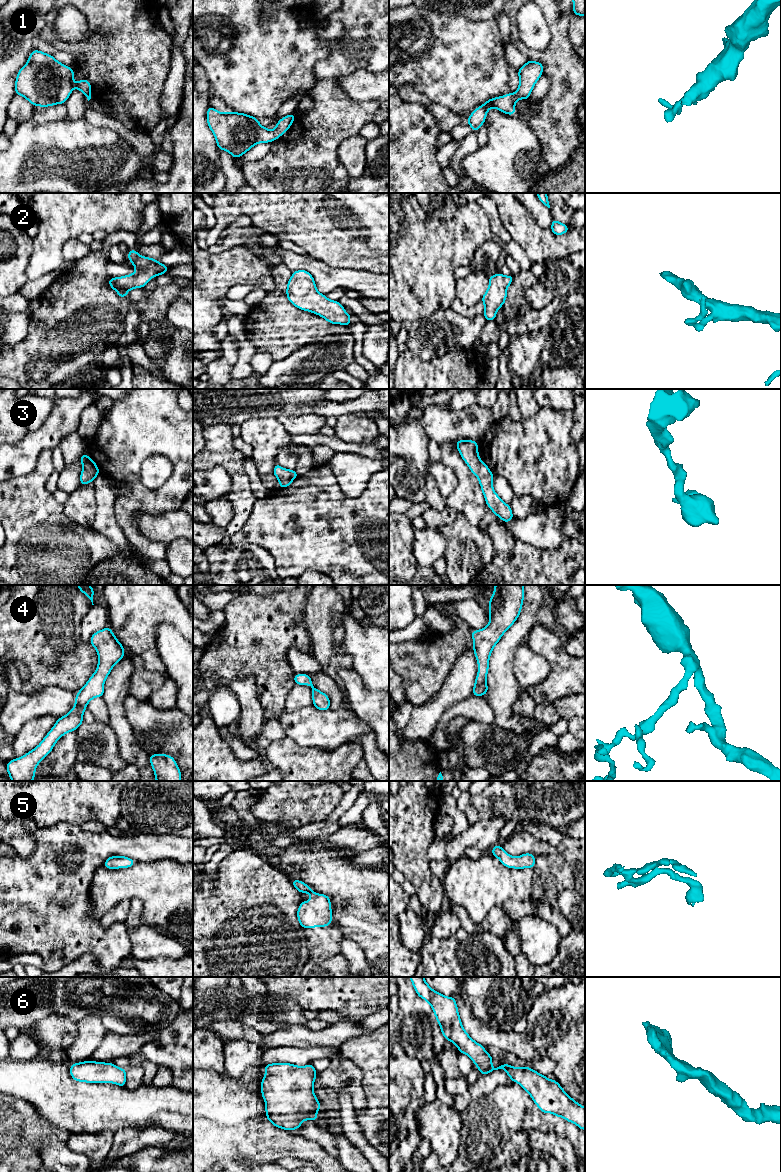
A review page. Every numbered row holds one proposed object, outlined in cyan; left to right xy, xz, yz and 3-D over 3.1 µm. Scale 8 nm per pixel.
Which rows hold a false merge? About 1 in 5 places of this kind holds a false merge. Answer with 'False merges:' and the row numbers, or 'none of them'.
False merges: none of them

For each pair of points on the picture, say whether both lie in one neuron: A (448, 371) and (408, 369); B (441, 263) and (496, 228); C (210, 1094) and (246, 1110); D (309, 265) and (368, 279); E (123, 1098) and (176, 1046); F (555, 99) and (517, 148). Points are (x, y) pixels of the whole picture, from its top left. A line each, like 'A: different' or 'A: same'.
A: same
B: different
C: same
D: same
E: different
F: different

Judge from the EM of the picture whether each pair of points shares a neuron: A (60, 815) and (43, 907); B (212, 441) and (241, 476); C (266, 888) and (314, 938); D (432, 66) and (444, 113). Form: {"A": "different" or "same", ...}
{"A": "different", "B": "same", "C": "different", "D": "different"}

